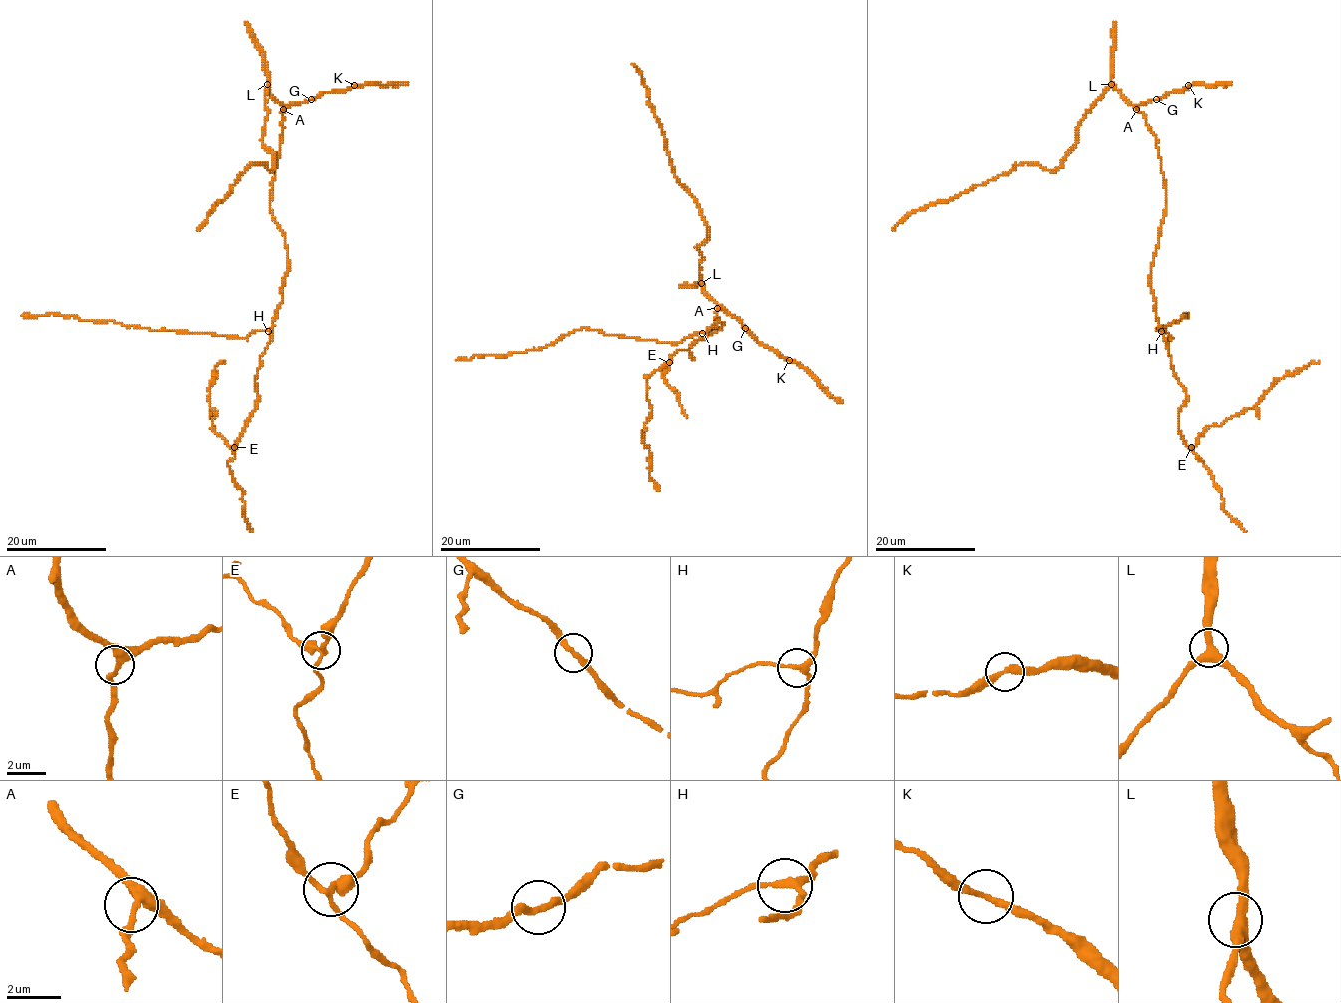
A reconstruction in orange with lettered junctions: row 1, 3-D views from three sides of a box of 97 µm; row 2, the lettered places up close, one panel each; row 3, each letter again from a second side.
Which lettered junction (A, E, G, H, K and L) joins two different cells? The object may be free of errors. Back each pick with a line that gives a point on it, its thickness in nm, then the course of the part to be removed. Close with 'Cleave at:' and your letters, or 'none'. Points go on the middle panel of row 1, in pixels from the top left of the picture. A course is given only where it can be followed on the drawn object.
E: (669, 362) | 260 nm | (669, 362), (647, 378), (646, 394), (651, 415), (643, 427), (643, 443), (650, 453), (650, 477), (658, 490)
Cleave at: E

